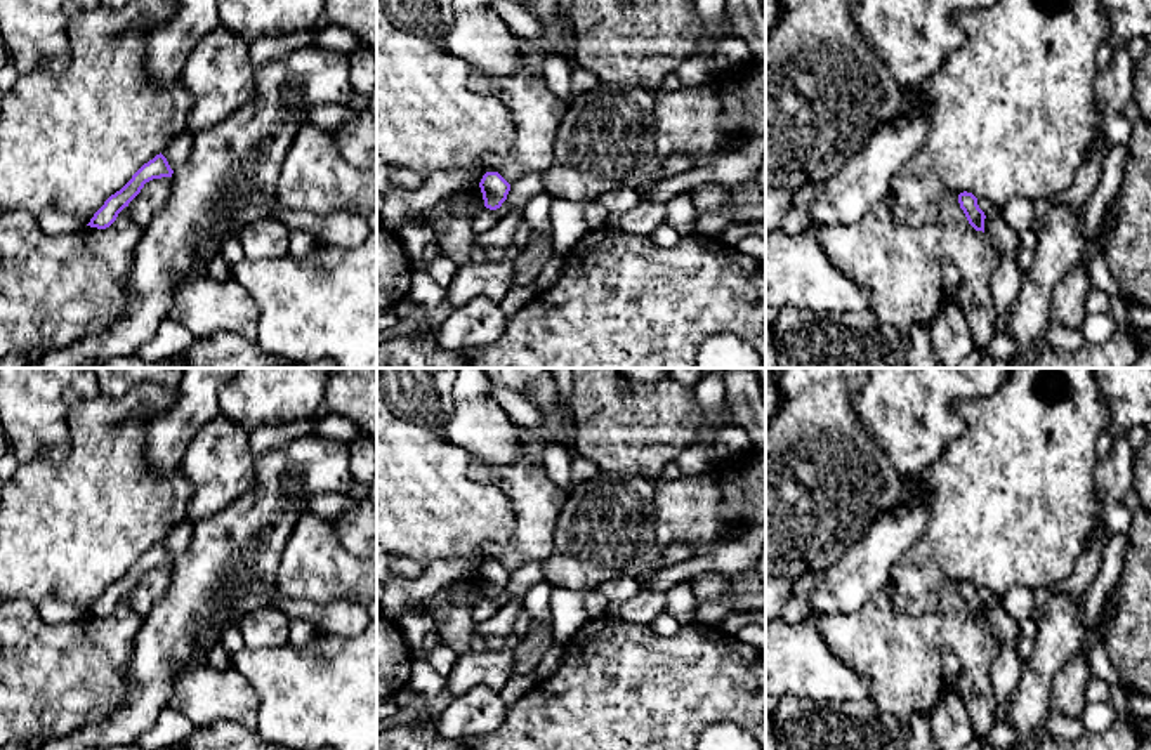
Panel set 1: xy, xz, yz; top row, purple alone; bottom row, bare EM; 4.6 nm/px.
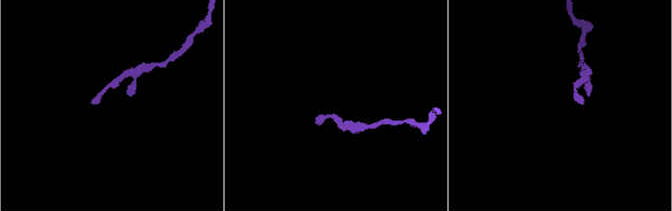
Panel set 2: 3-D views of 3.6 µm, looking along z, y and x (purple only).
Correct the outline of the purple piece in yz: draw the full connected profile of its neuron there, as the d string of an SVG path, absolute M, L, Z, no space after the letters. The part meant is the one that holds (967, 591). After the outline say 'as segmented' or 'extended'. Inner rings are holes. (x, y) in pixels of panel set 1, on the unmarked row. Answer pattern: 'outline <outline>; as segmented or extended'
outline M960 582L958 583L958 592L960 597L964 599L969 613L976 618L976 620L983 620L984 622L984 601L979 597L977 594L977 587L972 582Z; as segmented

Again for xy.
outline M161 542L156 543L153 549L144 552L120 580L104 590L87 615L97 618L109 616L116 609L118 602L141 582L146 571L172 566L172 562L174 559L167 547Z; as segmented

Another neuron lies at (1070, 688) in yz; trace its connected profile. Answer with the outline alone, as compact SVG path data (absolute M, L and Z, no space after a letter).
M1078 649L1056 675L1050 710L1071 719L1080 717L1087 705L1087 688L1090 681L1089 658L1083 649Z

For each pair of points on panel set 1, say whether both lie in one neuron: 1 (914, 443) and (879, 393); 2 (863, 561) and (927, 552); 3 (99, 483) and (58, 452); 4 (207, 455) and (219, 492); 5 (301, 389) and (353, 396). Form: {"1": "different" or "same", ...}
{"1": "same", "2": "different", "3": "different", "4": "same", "5": "different"}

